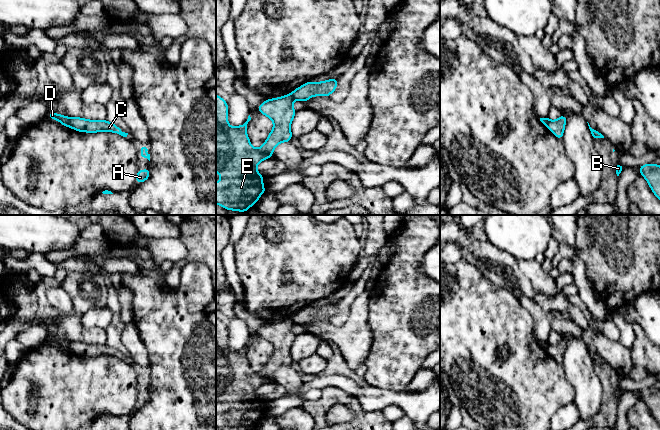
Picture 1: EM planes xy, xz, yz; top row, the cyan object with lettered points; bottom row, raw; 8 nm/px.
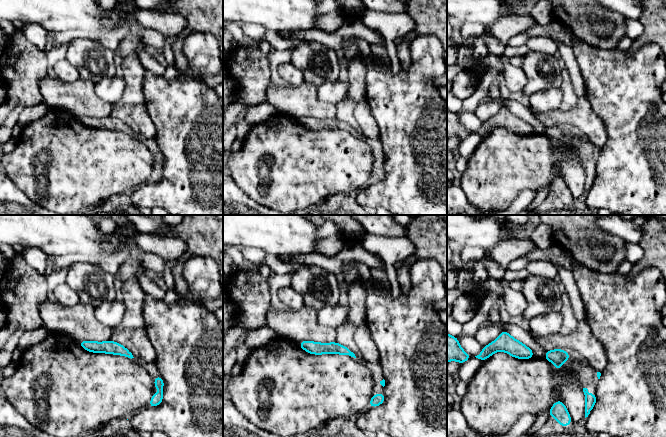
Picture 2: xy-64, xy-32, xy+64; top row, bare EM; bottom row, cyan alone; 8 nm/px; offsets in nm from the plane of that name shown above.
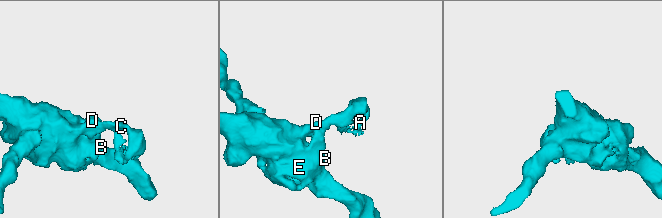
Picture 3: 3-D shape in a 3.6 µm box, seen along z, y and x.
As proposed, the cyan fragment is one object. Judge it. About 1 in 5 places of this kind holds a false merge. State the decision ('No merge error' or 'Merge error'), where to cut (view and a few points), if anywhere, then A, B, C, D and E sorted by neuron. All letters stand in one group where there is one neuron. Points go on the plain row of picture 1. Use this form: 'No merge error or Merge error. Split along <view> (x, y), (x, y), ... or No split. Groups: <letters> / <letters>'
Merge error. Split along xy (68, 342), (70, 350). Groups: A C / B D E

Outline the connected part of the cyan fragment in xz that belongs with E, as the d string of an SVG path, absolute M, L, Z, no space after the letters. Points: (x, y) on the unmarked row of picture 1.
M216 318L216 396L220 398L222 403L220 406L216 406L216 428L221 430L252 430L256 428L259 421L266 415L263 411L263 403L257 395L256 390L265 383L273 381L274 372L281 366L290 366L292 363L292 357L290 350L295 340L296 334L292 331L294 322L291 318L287 318L283 321L274 323L267 323L265 326L258 330L258 335L267 340L273 345L274 352L271 354L268 362L264 366L261 372L255 373L252 371L251 366L247 360L247 348L251 344L250 339L247 345L238 351L231 351L228 348L228 327Z

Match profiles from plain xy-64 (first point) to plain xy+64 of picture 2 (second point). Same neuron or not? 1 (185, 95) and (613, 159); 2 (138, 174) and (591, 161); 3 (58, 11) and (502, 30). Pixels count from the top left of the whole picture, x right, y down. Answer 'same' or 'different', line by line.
1: same
2: different
3: different

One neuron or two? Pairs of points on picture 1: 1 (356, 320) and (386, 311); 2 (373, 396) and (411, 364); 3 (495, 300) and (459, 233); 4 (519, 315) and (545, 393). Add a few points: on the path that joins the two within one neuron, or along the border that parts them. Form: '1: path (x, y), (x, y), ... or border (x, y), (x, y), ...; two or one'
1: border (369, 293), (368, 326), (373, 339); two
2: border (369, 384), (394, 391), (404, 391); two
3: border (474, 264), (495, 285); two
4: path (519, 334), (519, 367), (526, 374); one

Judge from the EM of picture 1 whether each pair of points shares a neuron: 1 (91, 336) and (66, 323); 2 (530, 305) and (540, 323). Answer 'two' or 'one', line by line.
1: one
2: one

